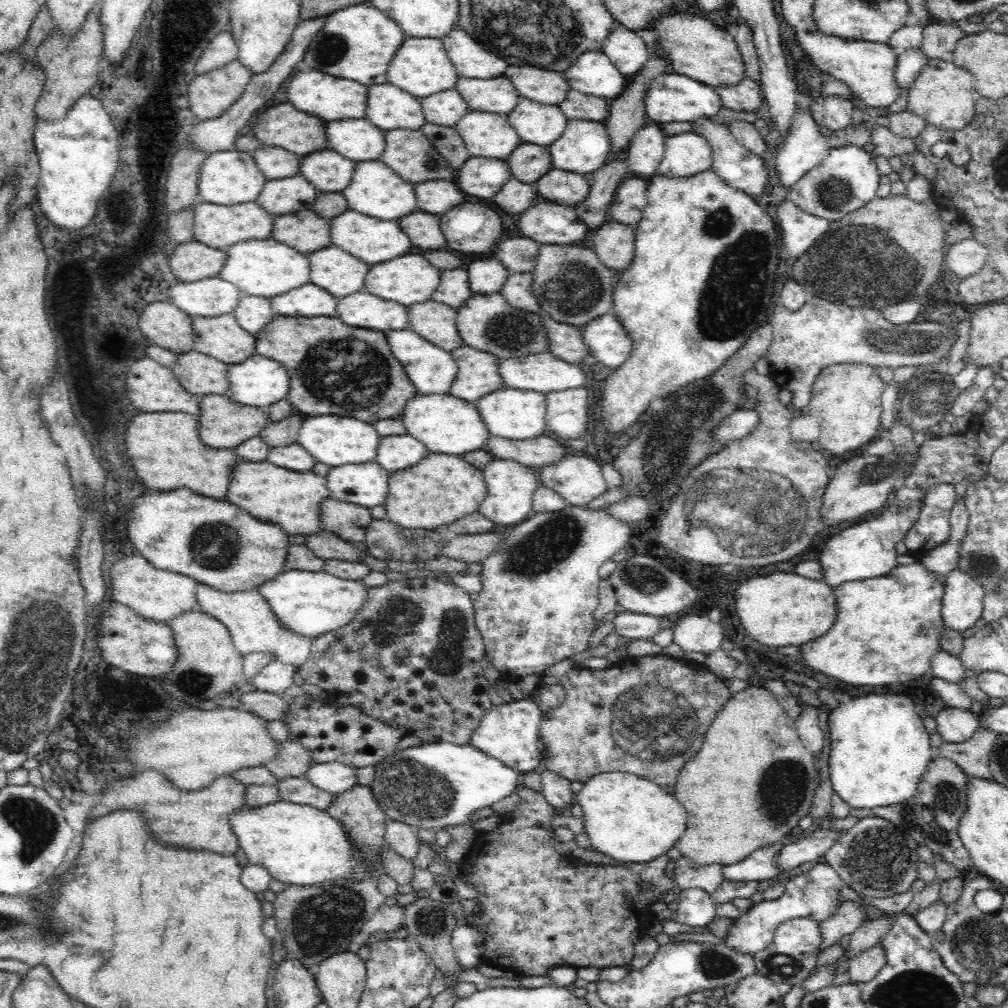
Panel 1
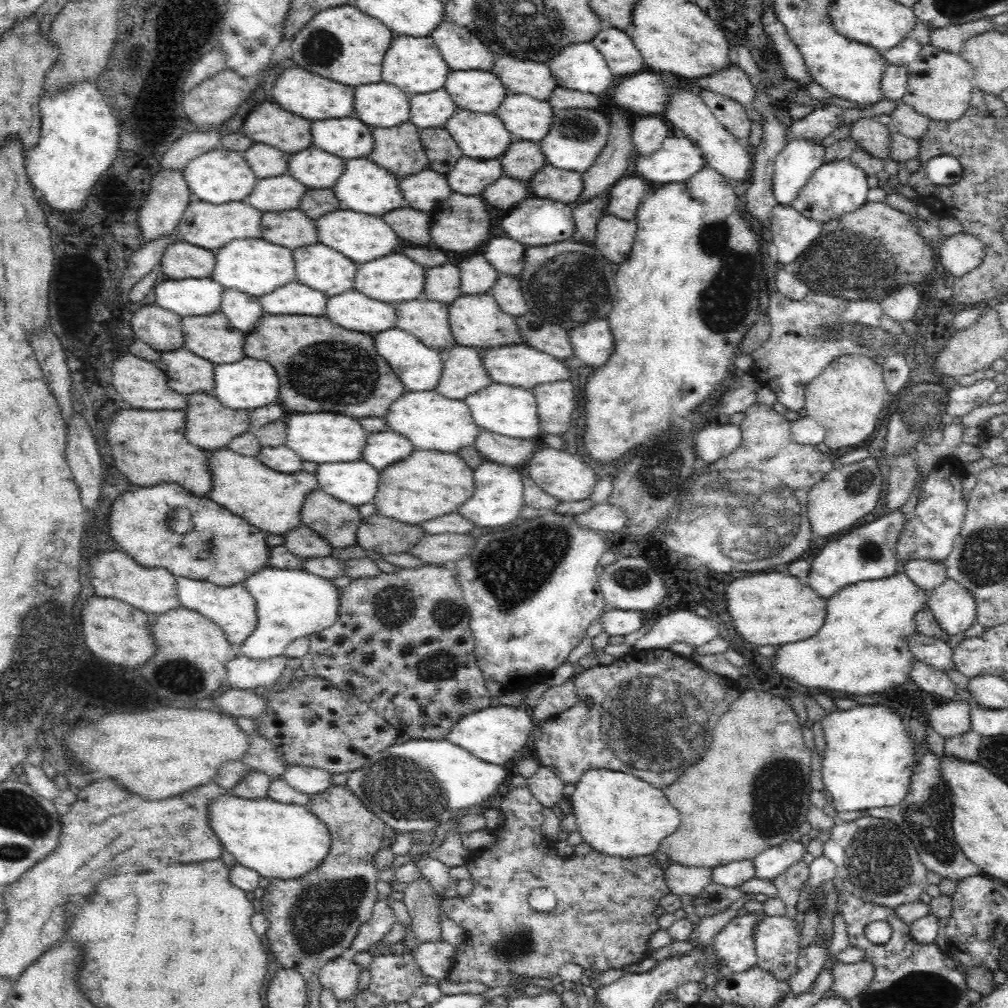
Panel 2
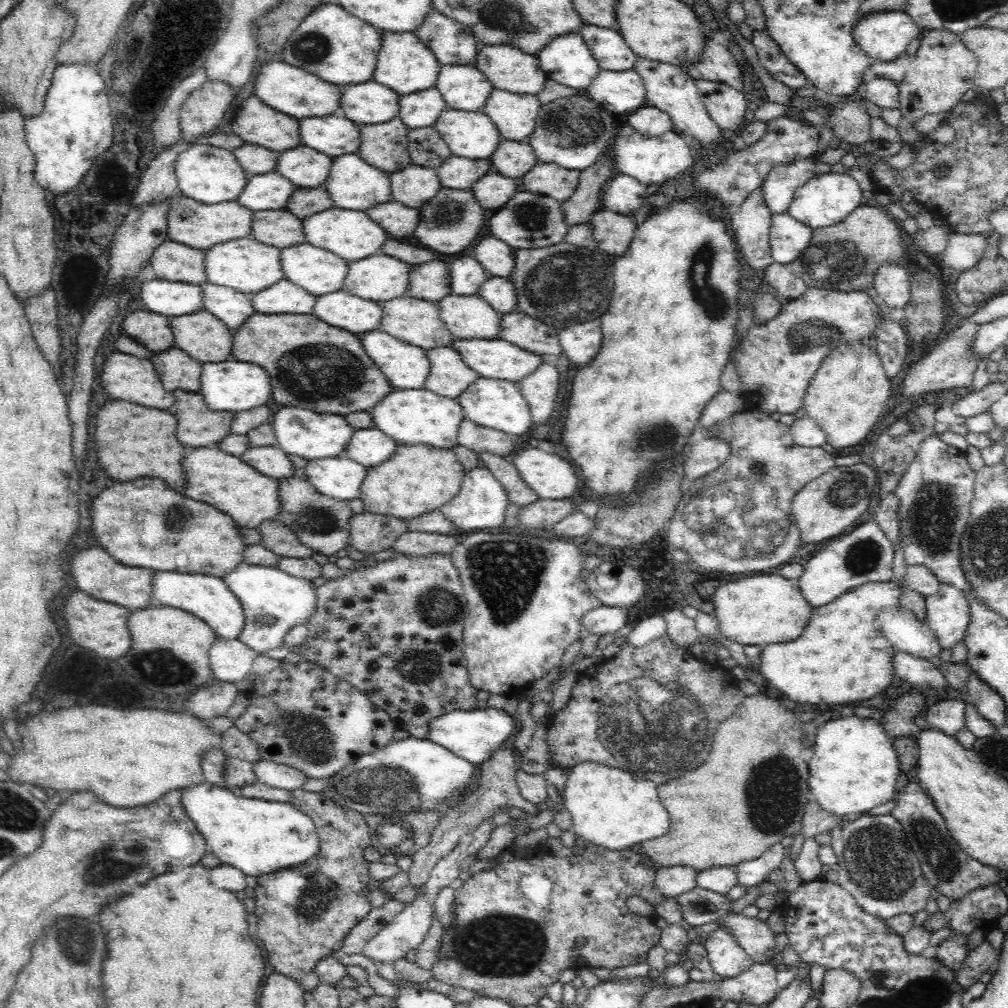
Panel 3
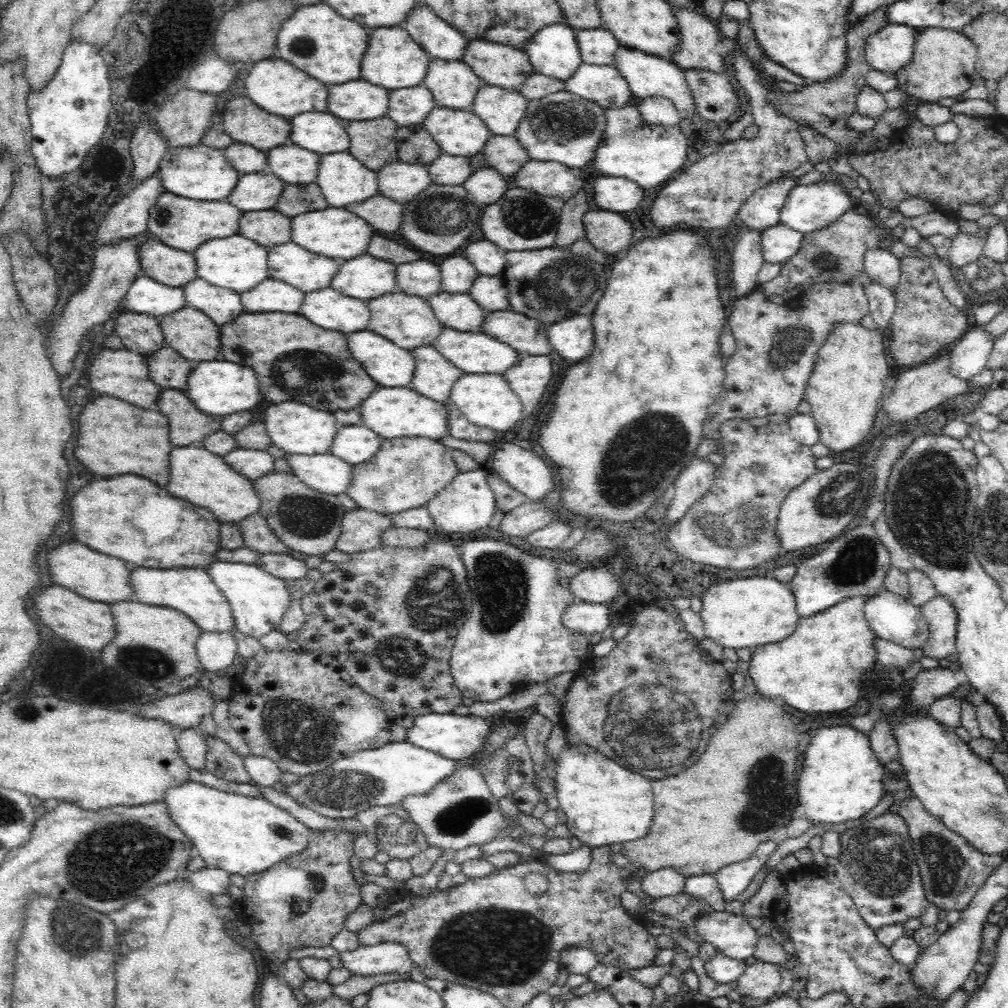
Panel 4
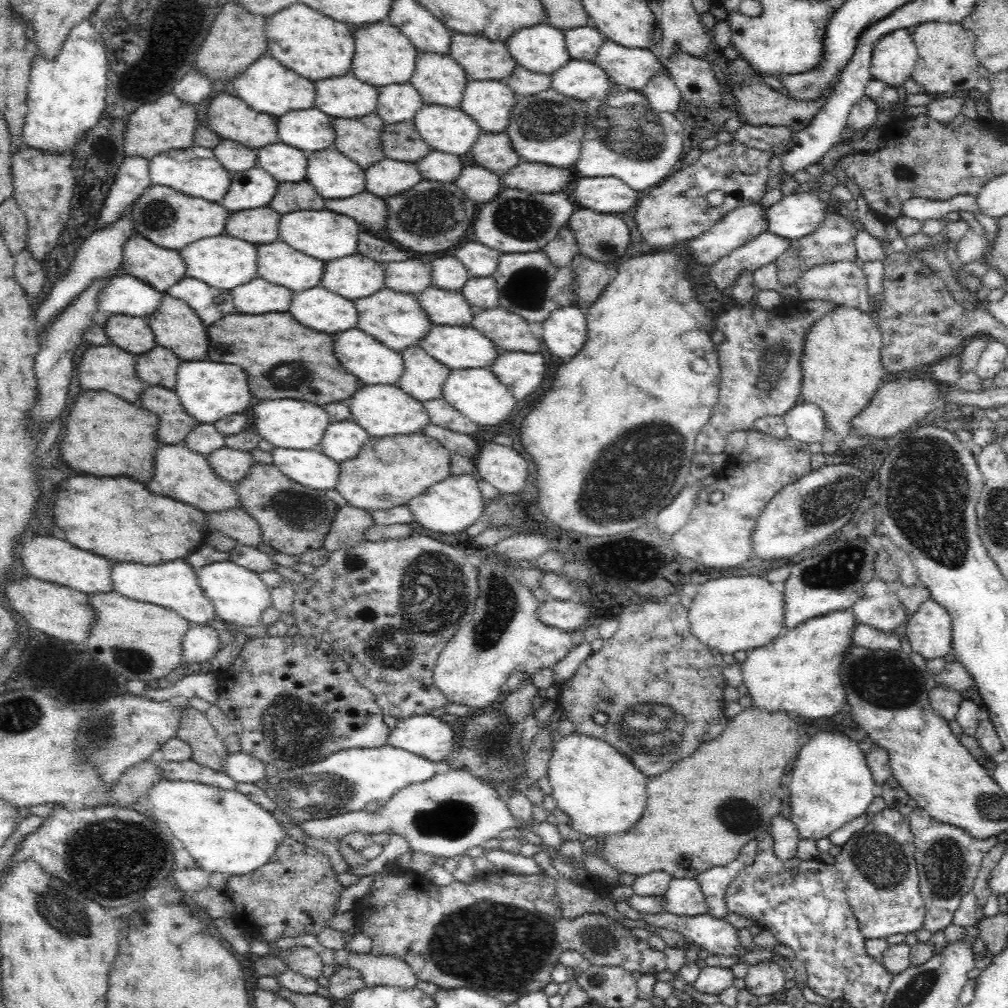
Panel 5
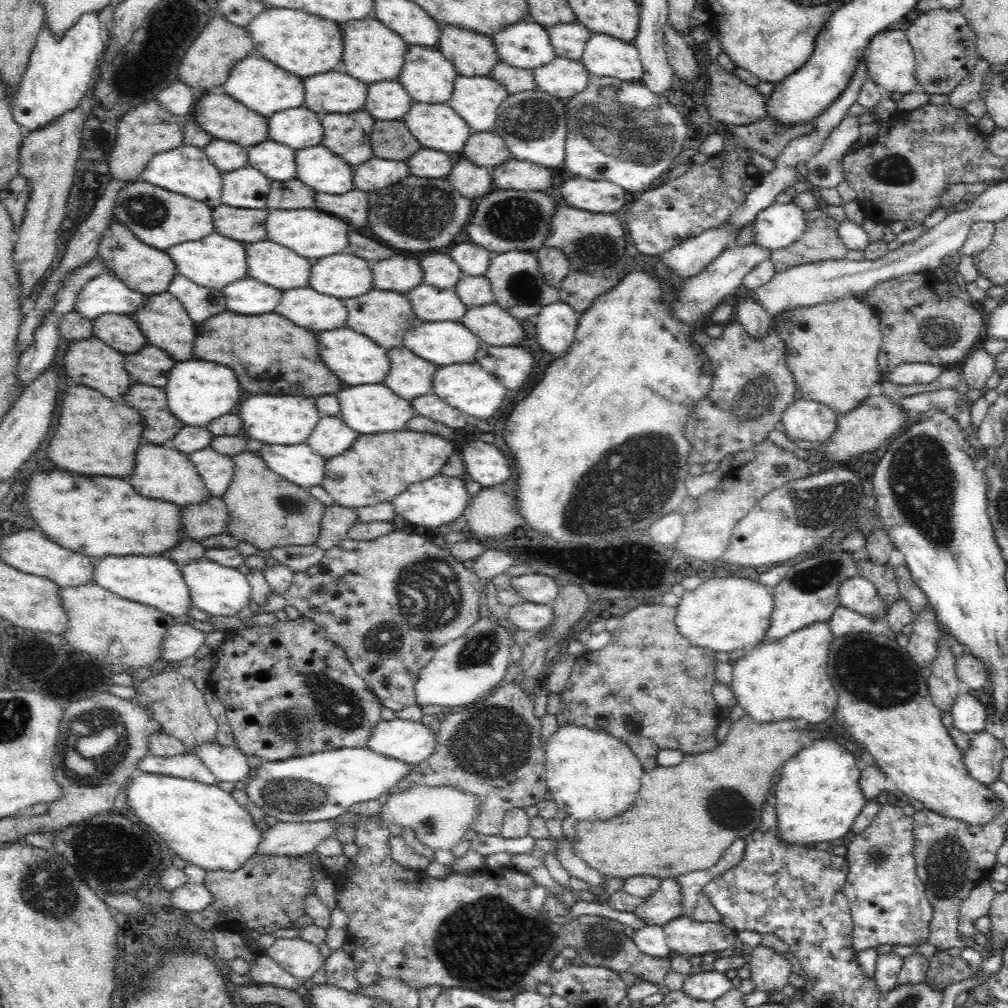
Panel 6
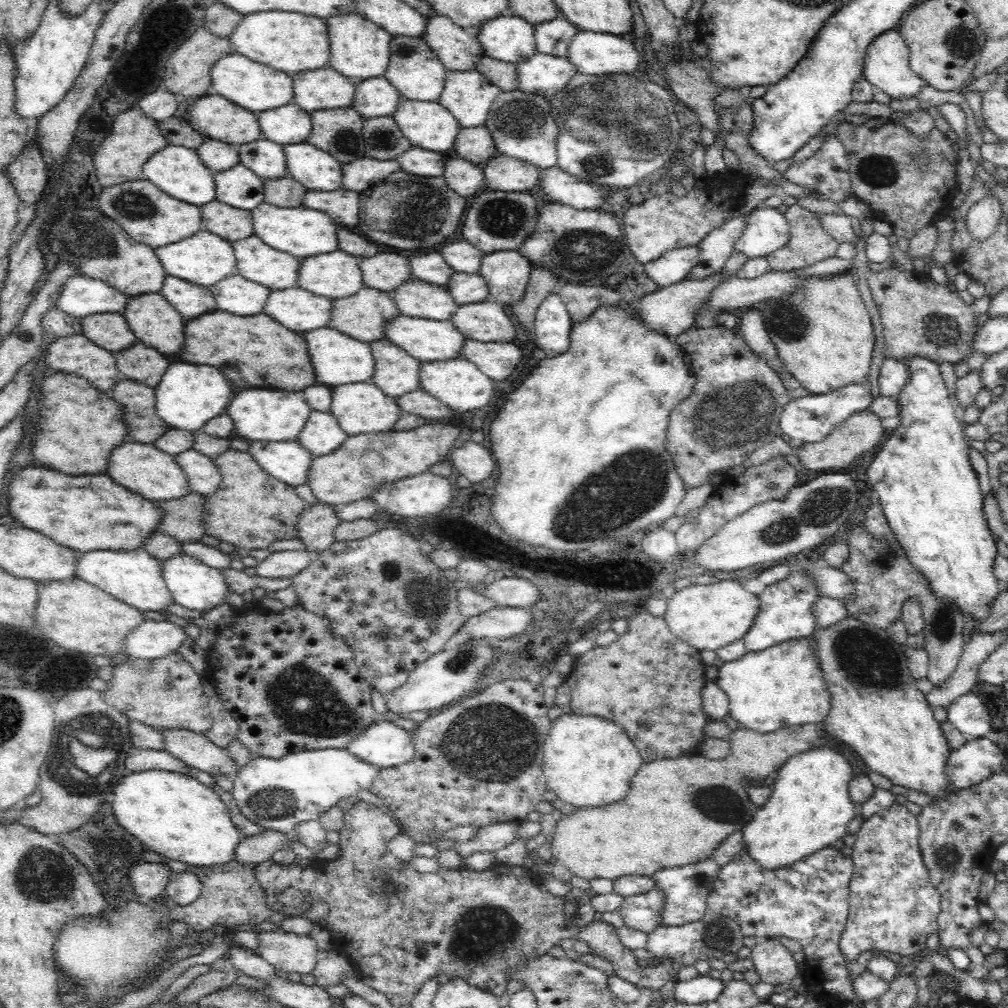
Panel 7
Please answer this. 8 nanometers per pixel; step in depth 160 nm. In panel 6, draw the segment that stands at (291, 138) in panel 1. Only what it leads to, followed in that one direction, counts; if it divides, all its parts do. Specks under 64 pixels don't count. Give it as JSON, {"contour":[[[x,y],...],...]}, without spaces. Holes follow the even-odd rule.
{"contour":[[[226,93],[204,96],[196,104],[196,110],[192,110],[192,112],[194,112],[197,125],[214,139],[227,140],[248,148],[269,139],[267,117],[245,107],[242,103],[238,103],[236,99]]]}

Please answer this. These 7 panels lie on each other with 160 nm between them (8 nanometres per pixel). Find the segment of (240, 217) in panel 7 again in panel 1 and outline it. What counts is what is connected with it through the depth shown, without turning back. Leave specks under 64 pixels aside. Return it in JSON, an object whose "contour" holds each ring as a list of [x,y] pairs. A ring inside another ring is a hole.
{"contour":[[[308,208],[300,212],[275,215],[271,236],[308,255],[333,245],[329,224],[330,220]]]}

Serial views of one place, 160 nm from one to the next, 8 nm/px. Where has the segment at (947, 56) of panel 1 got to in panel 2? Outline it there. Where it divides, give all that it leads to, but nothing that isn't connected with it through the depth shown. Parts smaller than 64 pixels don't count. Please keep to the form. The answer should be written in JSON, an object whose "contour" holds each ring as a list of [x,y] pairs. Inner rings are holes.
{"contour":[[[982,18],[973,22],[960,25],[946,26],[945,28],[932,29],[928,43],[952,53],[958,53],[962,44],[974,36],[991,31],[993,24],[990,18]]]}

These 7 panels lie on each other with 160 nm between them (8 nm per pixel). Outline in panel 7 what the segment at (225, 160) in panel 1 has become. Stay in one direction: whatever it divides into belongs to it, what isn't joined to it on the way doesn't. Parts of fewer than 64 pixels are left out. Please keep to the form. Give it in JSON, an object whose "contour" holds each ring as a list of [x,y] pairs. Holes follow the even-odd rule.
{"contour":[[[168,144],[167,147],[156,151],[144,163],[142,169],[143,179],[149,180],[172,198],[199,207],[217,200],[214,172],[205,166],[194,149]]]}

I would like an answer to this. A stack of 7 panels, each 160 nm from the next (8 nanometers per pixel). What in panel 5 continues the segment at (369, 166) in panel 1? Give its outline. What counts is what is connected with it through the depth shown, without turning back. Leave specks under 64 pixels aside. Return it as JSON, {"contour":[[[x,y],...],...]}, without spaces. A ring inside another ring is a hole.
{"contour":[[[335,146],[307,154],[305,180],[325,199],[340,200],[365,190],[365,170]]]}

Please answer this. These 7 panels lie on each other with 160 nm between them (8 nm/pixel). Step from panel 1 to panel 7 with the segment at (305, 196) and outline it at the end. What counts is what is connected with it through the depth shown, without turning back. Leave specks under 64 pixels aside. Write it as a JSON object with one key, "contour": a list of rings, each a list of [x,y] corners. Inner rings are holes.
{"contour":[[[241,162],[226,169],[214,172],[216,198],[240,210],[251,211],[264,202],[263,179]]]}

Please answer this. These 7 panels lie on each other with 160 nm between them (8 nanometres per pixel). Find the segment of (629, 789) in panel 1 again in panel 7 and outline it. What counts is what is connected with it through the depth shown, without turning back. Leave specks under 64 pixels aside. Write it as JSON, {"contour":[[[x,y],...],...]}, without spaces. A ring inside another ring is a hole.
{"contour":[[[562,715],[560,718],[557,718],[554,722],[551,722],[551,729],[546,737],[546,740],[543,744],[544,751],[544,764],[543,764],[543,773],[545,774],[545,783],[547,784],[547,790],[554,792],[557,798],[560,798],[562,802],[566,802],[574,806],[575,810],[583,808],[596,808],[604,806],[596,806],[596,804],[614,804],[616,800],[623,799],[629,791],[629,786],[631,785],[632,777],[640,770],[640,767],[643,765],[642,757],[638,752],[638,749],[635,747],[635,744],[632,743],[626,732],[623,728],[620,728],[616,723],[612,723],[608,719],[602,719],[602,717],[597,717],[596,715]]]}

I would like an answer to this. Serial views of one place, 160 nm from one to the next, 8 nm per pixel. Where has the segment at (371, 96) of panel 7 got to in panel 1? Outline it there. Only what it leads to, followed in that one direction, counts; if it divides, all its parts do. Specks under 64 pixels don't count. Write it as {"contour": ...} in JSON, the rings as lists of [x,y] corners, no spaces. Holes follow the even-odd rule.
{"contour":[[[457,89],[445,90],[421,99],[425,122],[454,127],[468,112],[469,106]]]}

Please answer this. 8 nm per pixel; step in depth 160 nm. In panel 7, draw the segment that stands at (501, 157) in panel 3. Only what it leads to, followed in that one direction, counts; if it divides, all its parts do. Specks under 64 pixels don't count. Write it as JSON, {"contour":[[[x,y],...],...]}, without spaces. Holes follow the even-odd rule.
{"contour":[[[485,124],[476,128],[461,128],[453,148],[459,158],[476,165],[483,165],[500,156],[495,140]]]}

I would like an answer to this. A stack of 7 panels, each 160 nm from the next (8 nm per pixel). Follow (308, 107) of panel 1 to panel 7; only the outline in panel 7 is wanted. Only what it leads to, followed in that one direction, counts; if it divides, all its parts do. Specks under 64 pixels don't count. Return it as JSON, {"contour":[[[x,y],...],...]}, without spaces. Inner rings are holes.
{"contour":[[[236,52],[216,61],[211,68],[211,92],[254,113],[266,112],[293,102],[293,77],[266,64],[250,60]]]}

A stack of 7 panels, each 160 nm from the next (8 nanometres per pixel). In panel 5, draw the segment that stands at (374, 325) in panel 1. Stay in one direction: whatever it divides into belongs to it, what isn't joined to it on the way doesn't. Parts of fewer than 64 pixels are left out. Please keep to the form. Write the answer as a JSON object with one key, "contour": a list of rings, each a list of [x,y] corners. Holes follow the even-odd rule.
{"contour":[[[322,285],[293,293],[290,314],[304,326],[334,334],[357,327],[357,308],[353,300],[330,292]]]}

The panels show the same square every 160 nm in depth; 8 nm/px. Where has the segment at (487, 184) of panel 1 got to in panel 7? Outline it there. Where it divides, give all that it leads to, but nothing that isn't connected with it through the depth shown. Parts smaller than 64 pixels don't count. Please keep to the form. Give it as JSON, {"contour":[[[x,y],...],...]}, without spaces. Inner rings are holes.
{"contour":[[[412,146],[400,156],[397,163],[403,172],[416,176],[442,176],[444,174],[444,156],[440,152],[432,152],[423,148]]]}

